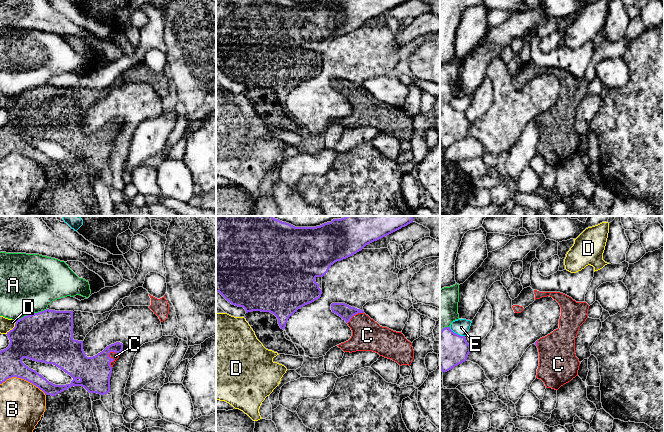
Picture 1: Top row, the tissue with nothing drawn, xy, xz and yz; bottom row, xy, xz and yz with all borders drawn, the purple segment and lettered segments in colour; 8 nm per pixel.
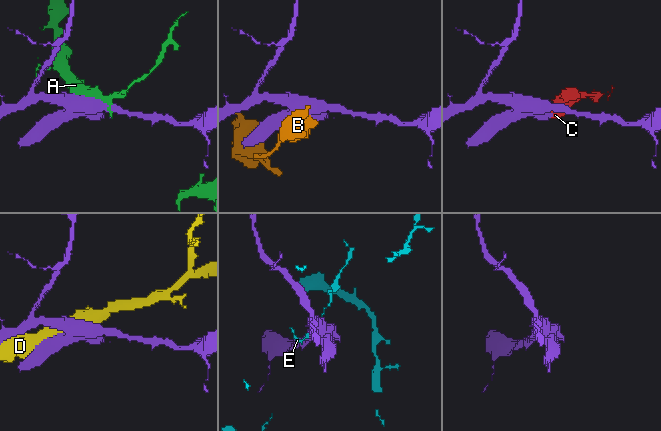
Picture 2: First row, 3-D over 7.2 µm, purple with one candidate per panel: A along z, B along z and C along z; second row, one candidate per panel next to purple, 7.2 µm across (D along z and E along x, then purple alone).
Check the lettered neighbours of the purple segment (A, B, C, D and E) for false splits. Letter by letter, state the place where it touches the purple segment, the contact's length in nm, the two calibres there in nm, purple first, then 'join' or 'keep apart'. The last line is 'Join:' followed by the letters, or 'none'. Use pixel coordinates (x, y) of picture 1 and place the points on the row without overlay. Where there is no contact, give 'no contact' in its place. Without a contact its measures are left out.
A: contact xy (31, 90); length 260 nm; calibres 420 and 460 nm; keep apart
B: contact xy (23, 154); length 380 nm; calibres 190 and 360 nm; keep apart
C: contact xy (108, 132); length 140 nm; calibres 260 and 60 nm; join
D: contact xy (14, 103); length 150 nm; calibres 400 and 100 nm; keep apart
E: contact yz (457, 110); length 150 nm; calibres 300 and 130 nm; keep apart
Join: C

